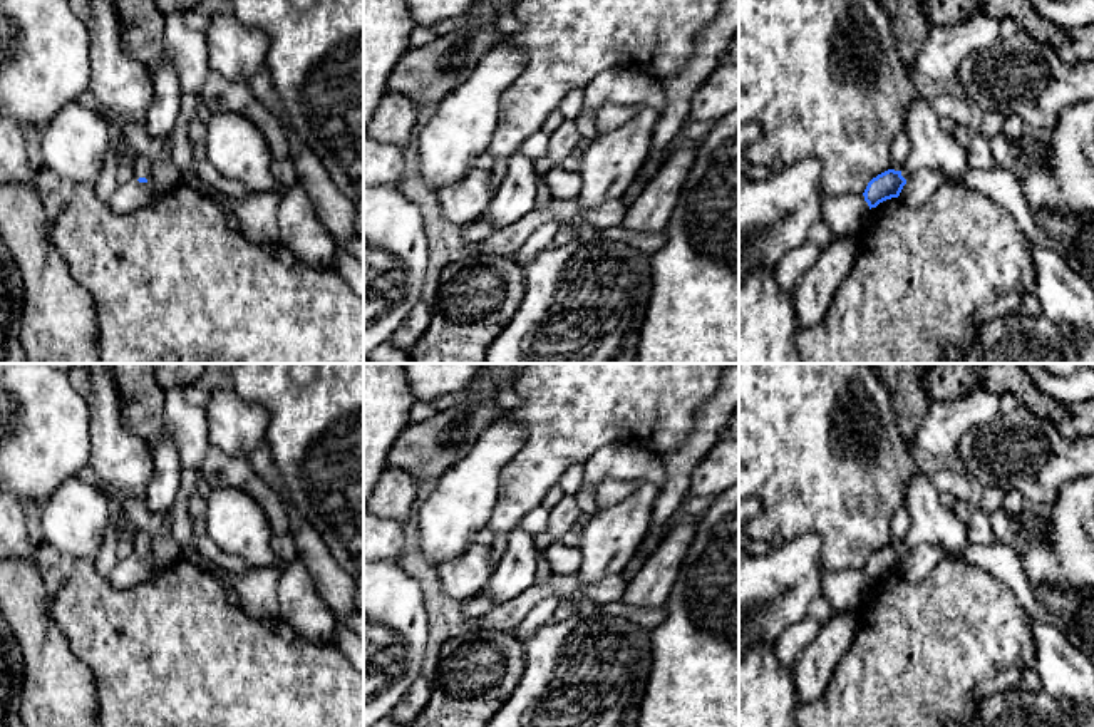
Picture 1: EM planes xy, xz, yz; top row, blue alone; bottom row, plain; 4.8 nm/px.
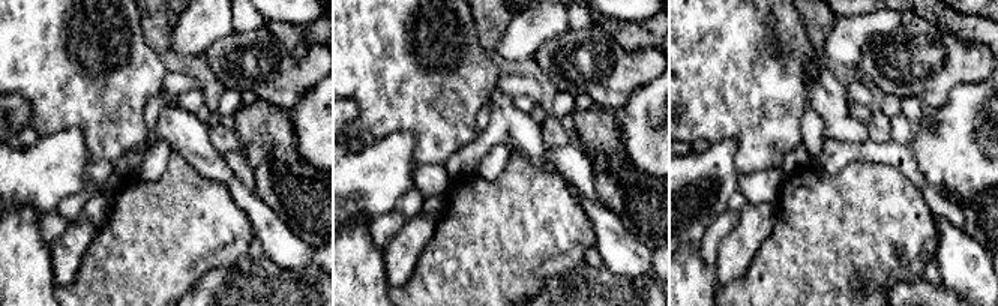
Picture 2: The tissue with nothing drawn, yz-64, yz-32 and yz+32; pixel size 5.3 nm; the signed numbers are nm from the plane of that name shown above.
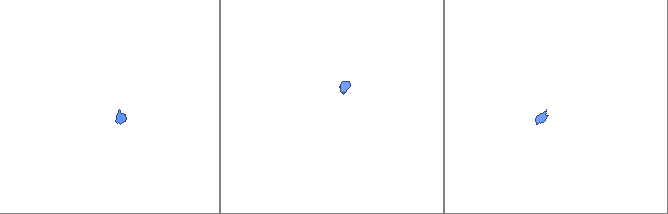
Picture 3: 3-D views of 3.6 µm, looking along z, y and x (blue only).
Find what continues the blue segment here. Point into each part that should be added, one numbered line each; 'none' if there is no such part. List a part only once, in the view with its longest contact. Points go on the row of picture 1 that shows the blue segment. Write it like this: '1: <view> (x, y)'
1: xy (141, 164)

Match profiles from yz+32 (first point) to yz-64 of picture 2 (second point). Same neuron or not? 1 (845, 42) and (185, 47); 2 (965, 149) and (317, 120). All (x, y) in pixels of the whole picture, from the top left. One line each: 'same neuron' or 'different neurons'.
1: same neuron
2: same neuron

